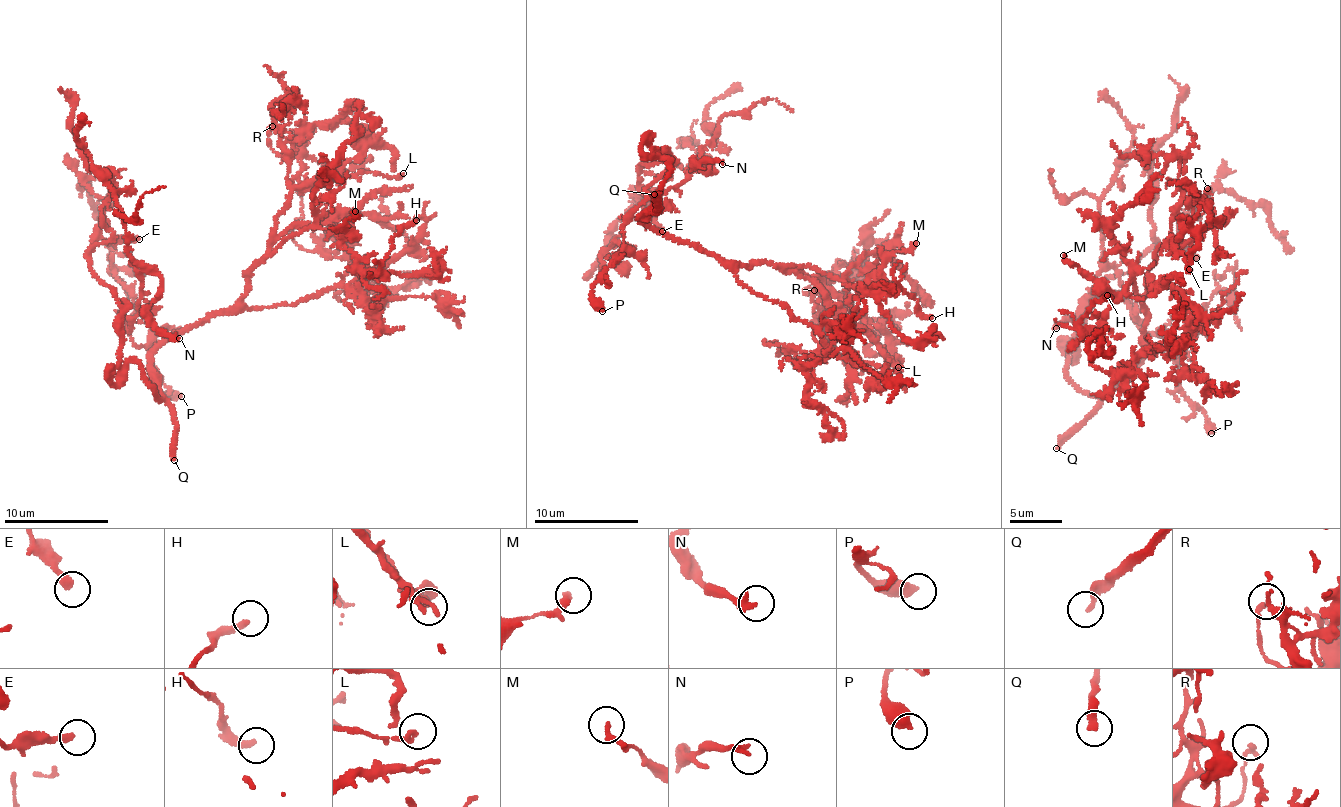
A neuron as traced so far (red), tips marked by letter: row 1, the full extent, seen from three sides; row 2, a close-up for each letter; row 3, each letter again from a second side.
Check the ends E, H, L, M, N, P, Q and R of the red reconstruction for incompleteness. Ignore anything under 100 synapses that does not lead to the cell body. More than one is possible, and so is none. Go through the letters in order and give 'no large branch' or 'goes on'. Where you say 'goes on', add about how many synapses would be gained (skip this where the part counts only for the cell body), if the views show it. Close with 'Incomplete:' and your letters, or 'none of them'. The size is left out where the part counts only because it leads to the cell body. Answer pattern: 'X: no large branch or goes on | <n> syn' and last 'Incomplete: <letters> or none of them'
E: no large branch
H: no large branch
L: no large branch
M: no large branch
N: no large branch
P: no large branch
Q: goes on
R: no large branch
Incomplete: Q

